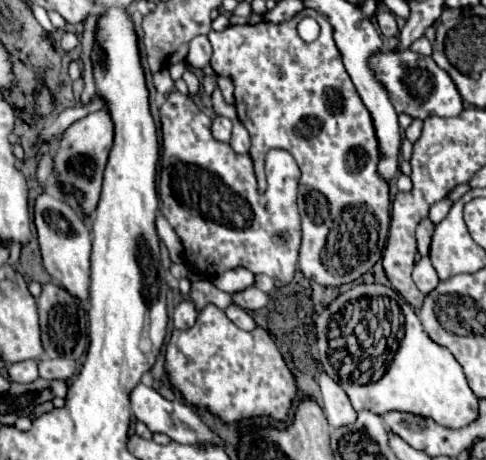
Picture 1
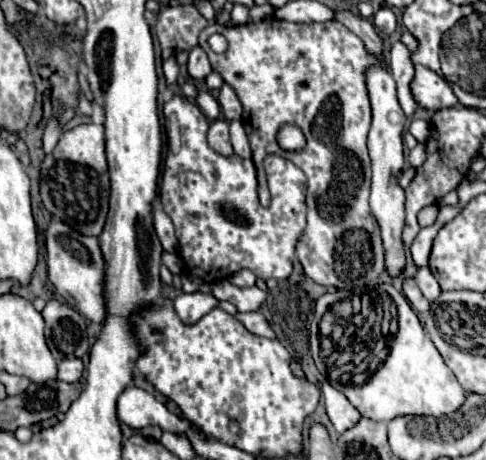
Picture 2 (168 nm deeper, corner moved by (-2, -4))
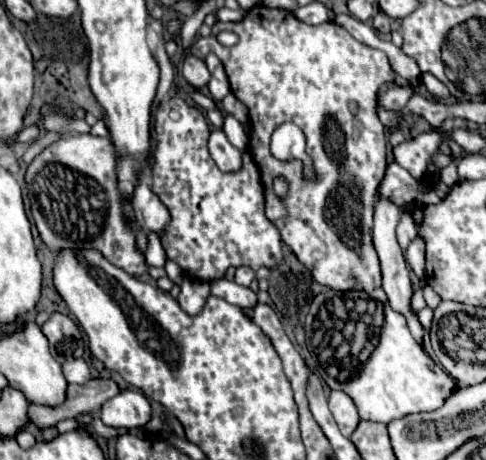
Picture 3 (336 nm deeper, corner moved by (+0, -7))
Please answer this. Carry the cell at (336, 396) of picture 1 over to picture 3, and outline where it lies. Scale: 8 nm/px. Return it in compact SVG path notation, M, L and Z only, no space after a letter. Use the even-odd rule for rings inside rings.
M332 391L330 393L330 411L334 415L334 421L340 427L340 433L344 437L350 437L360 421L354 401L344 391Z

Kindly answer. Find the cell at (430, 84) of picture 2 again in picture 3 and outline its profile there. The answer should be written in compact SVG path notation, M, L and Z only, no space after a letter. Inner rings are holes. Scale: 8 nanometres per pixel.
M424 73L424 75L422 75L422 83L424 83L426 89L428 89L434 97L438 97L438 99L446 99L446 97L450 95L448 87L446 87L442 81L438 81L432 73Z

